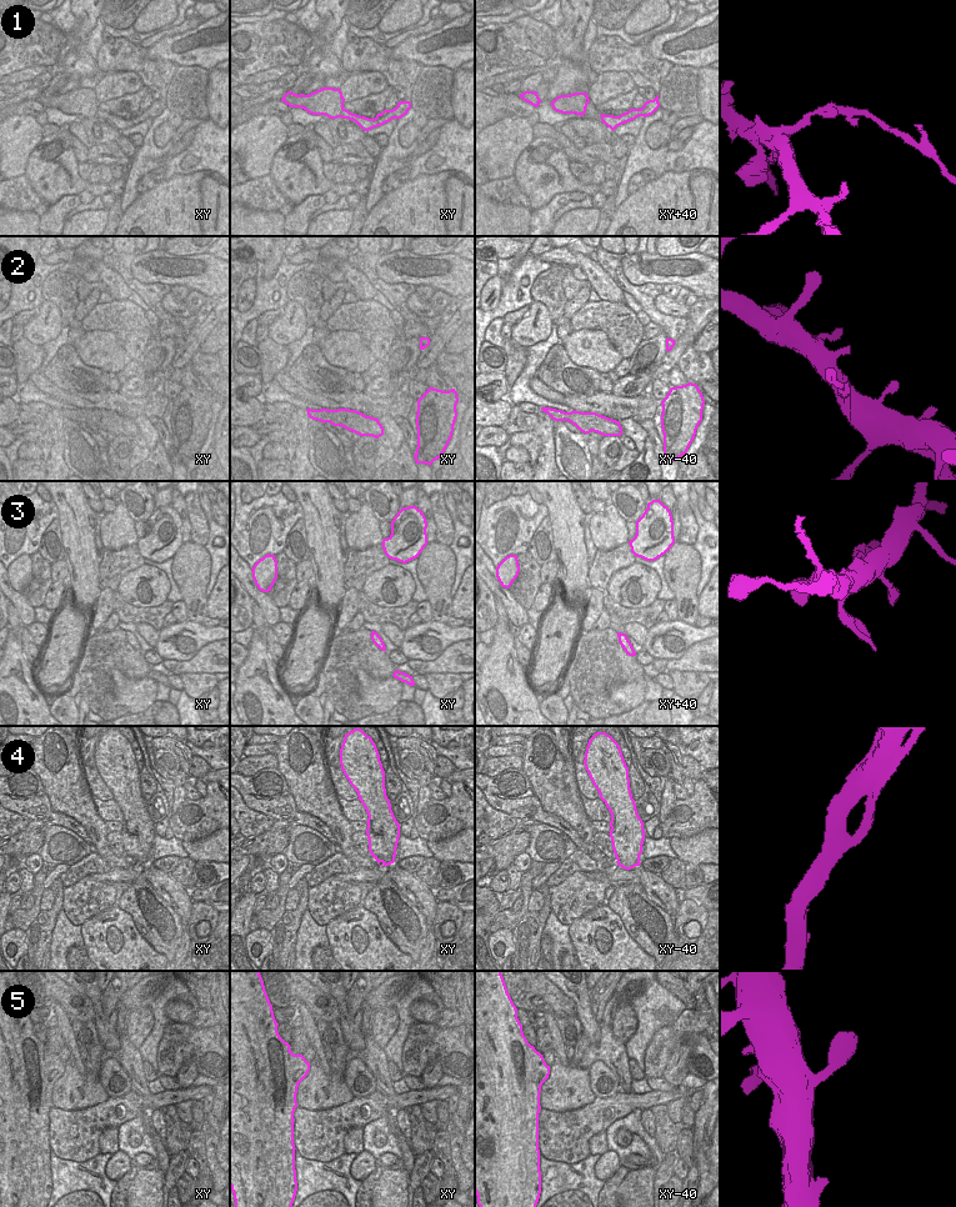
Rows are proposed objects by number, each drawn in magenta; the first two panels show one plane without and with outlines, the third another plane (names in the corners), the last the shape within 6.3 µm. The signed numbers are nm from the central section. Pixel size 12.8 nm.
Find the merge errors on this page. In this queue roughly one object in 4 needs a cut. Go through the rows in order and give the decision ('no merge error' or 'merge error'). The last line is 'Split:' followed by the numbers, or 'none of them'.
1: merge error
2: no merge error
3: no merge error
4: no merge error
5: no merge error
Split: 1

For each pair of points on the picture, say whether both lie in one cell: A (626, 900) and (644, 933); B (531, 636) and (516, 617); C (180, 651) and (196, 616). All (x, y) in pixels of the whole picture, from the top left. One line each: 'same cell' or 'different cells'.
A: same cell
B: different cells
C: different cells

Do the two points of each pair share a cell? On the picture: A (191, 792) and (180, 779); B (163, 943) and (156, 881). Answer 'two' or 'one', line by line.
A: two
B: two

